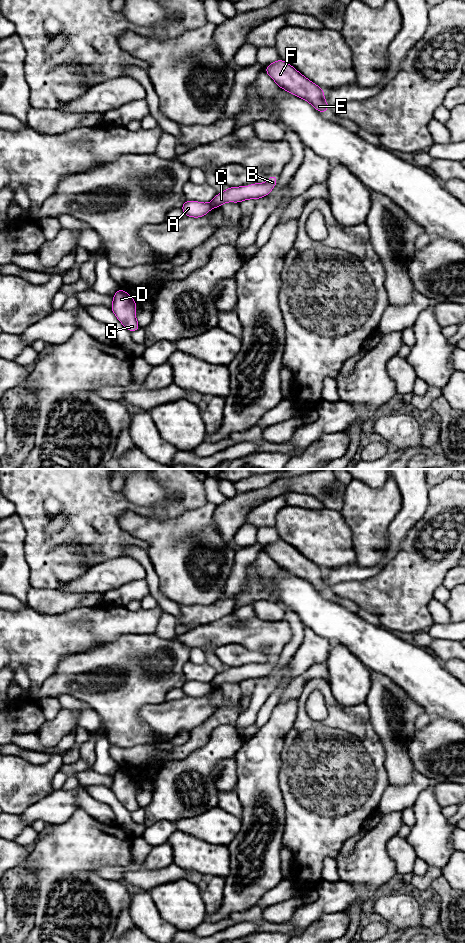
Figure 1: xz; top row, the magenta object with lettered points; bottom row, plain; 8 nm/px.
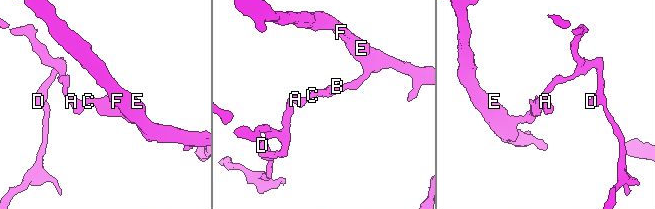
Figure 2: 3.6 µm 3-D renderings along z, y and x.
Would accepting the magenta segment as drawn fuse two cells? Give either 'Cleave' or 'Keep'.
Cleave

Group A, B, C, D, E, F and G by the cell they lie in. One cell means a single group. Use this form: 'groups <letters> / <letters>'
groups A D G / B C E F

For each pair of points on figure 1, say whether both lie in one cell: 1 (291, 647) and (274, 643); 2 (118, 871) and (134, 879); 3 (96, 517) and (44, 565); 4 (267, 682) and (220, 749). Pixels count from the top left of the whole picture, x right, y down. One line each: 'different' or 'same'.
1: different
2: different
3: same
4: different

